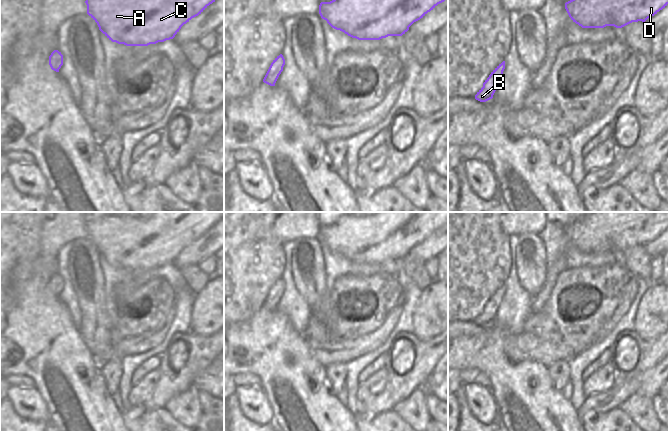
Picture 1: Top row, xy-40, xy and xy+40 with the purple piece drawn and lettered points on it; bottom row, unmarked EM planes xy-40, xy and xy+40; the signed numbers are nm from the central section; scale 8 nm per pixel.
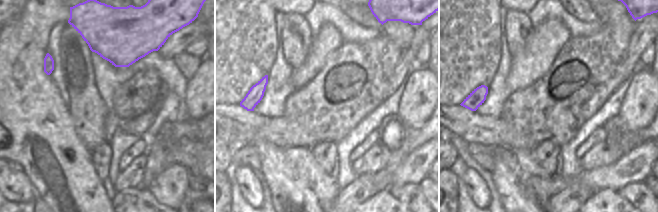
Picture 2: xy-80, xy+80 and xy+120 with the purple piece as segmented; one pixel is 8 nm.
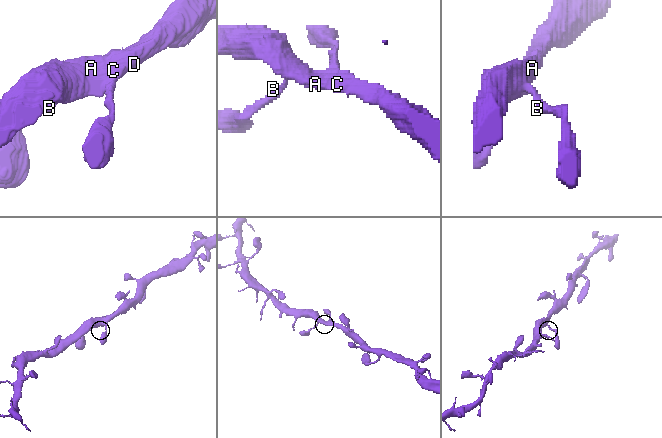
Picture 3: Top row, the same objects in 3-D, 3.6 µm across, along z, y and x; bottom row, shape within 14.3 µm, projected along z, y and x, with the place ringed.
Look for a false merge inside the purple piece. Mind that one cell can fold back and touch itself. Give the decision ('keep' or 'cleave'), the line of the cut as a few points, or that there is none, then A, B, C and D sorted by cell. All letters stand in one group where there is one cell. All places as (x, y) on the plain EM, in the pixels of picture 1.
keep; no cut; A B C D

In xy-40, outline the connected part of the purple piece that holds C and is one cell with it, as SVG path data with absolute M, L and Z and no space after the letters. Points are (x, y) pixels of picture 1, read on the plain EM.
M155 212L148 220L106 216L87 222L87 238L112 266L148 270L173 263L181 251L224 218L224 212Z

